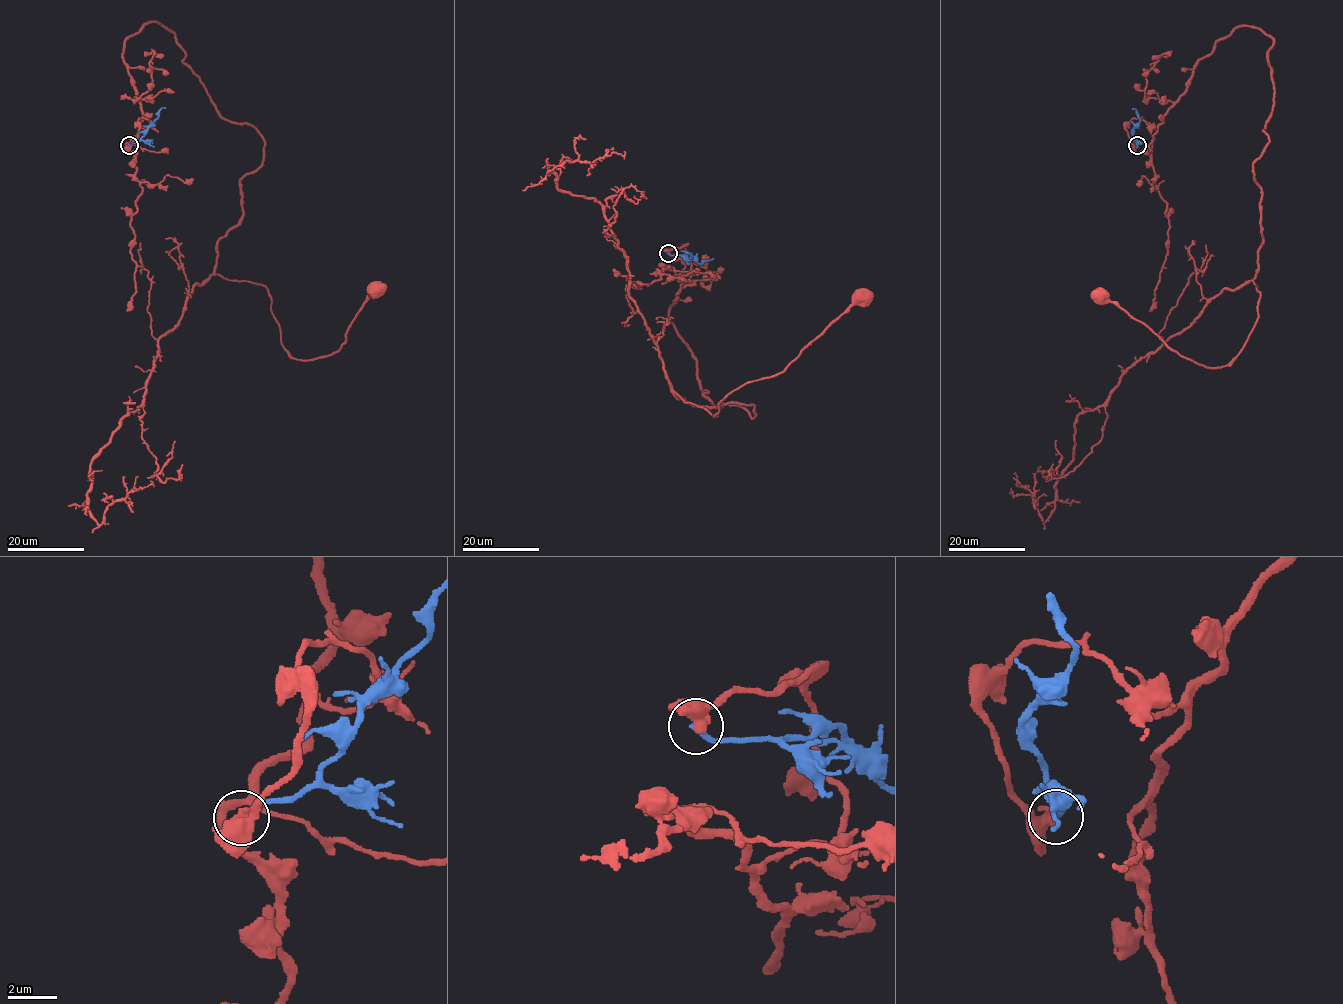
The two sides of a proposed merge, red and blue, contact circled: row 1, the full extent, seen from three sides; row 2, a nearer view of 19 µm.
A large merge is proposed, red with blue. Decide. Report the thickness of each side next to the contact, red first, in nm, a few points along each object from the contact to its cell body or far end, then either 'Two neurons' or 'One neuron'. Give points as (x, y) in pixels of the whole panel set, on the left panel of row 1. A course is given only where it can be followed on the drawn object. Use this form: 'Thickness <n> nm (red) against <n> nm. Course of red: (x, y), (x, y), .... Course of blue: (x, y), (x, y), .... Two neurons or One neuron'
Thickness 480 nm (red) against 220 nm. Course of red: (128, 145), (125, 41), (160, 23), (264, 141), (215, 272), (265, 286), (297, 359), (377, 288). Course of blue: (129, 145), (137, 143), (165, 107). Two neurons

